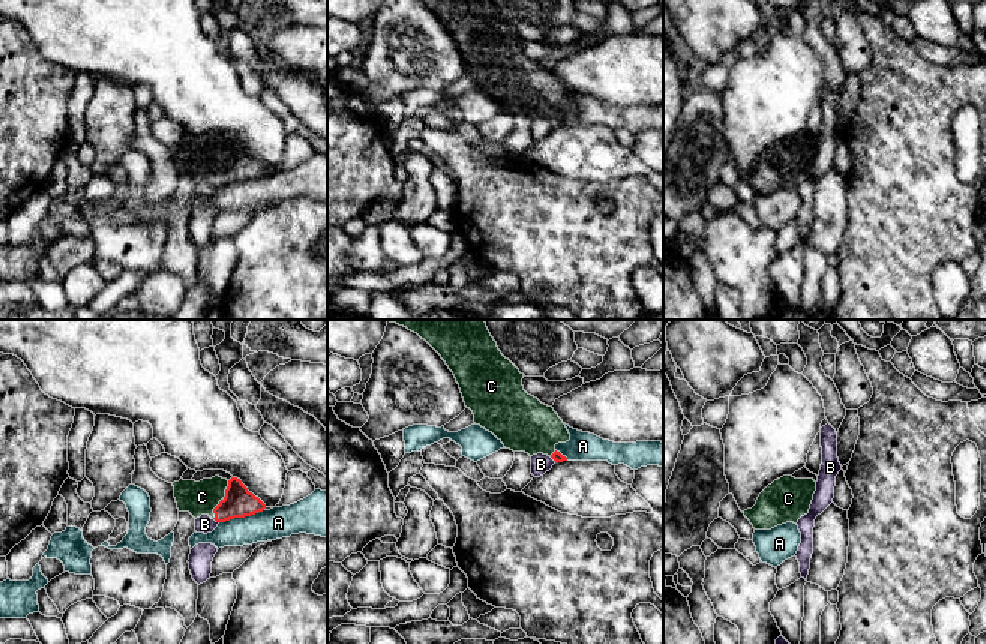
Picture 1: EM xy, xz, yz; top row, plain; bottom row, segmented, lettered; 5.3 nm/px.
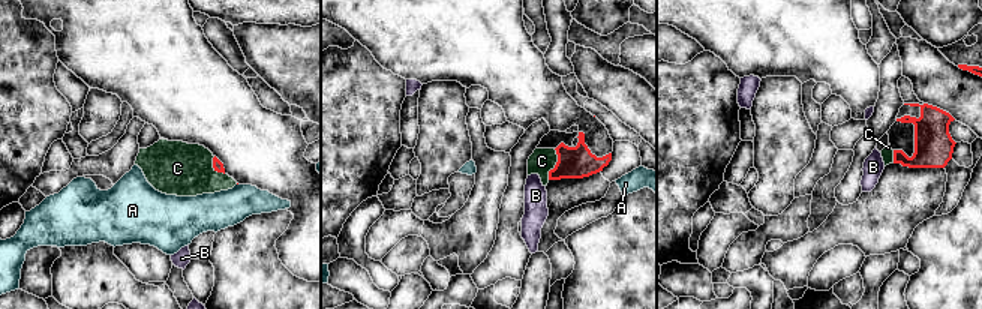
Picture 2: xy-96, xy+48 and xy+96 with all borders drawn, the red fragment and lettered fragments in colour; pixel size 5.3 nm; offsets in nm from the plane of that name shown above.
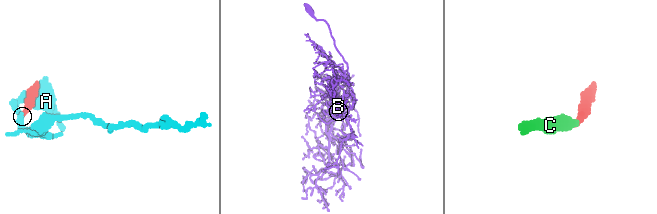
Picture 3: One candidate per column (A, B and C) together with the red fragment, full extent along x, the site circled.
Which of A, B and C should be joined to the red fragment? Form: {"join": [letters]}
{"join": ["C"]}

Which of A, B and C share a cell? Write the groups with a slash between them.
A / B / C

